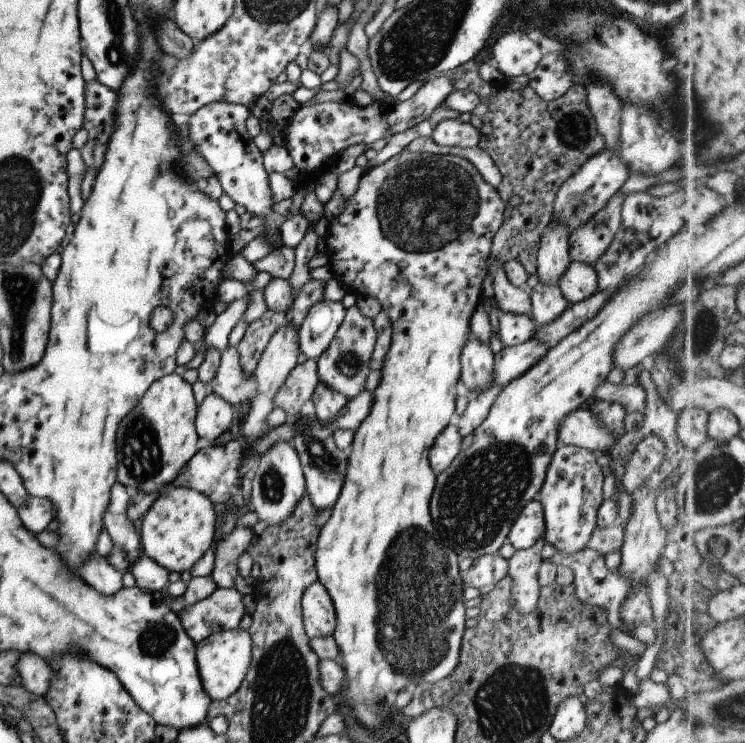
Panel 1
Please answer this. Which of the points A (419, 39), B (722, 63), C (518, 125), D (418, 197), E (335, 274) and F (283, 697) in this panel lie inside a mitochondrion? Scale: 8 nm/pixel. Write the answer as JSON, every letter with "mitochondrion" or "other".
{"A":"mitochondrion","B":"other","C":"other","D":"mitochondrion","E":"other","F":"mitochondrion"}

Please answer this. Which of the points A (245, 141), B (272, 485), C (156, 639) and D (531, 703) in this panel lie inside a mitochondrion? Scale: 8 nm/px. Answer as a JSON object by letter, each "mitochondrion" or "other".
{"A":"other","B":"mitochondrion","C":"mitochondrion","D":"mitochondrion"}

